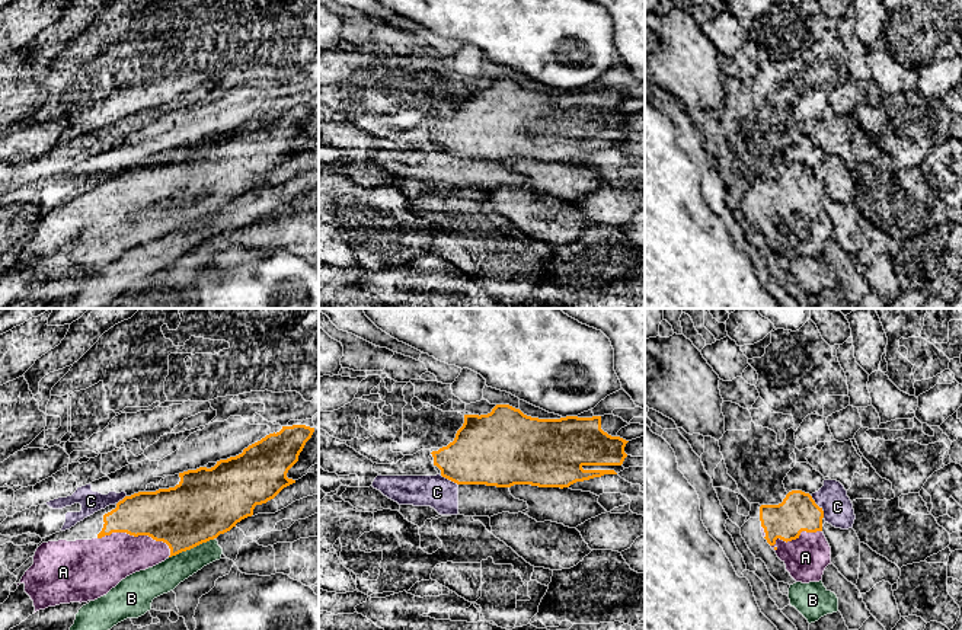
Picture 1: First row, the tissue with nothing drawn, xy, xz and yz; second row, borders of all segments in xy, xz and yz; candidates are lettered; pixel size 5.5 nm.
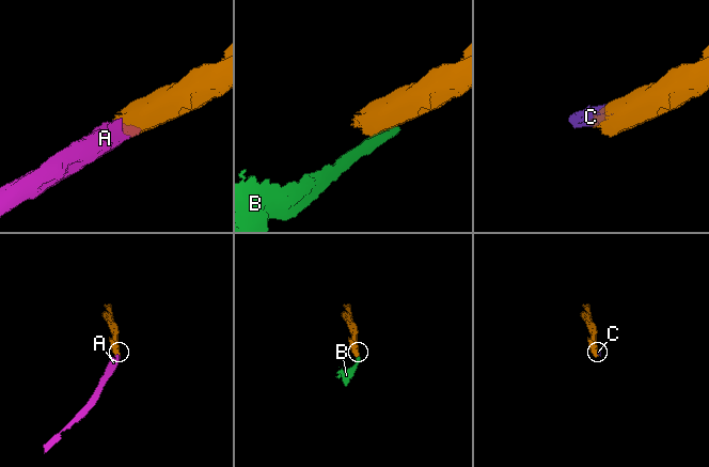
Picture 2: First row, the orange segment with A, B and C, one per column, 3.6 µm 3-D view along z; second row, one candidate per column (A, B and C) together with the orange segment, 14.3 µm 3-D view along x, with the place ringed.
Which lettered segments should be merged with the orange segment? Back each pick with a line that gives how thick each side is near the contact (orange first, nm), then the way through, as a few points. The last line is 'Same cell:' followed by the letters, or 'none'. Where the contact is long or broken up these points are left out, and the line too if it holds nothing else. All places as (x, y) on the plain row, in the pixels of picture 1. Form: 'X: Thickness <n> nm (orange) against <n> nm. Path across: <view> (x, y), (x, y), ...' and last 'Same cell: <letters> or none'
A: Thickness 320 nm (orange) against 280 nm
Same cell: A

